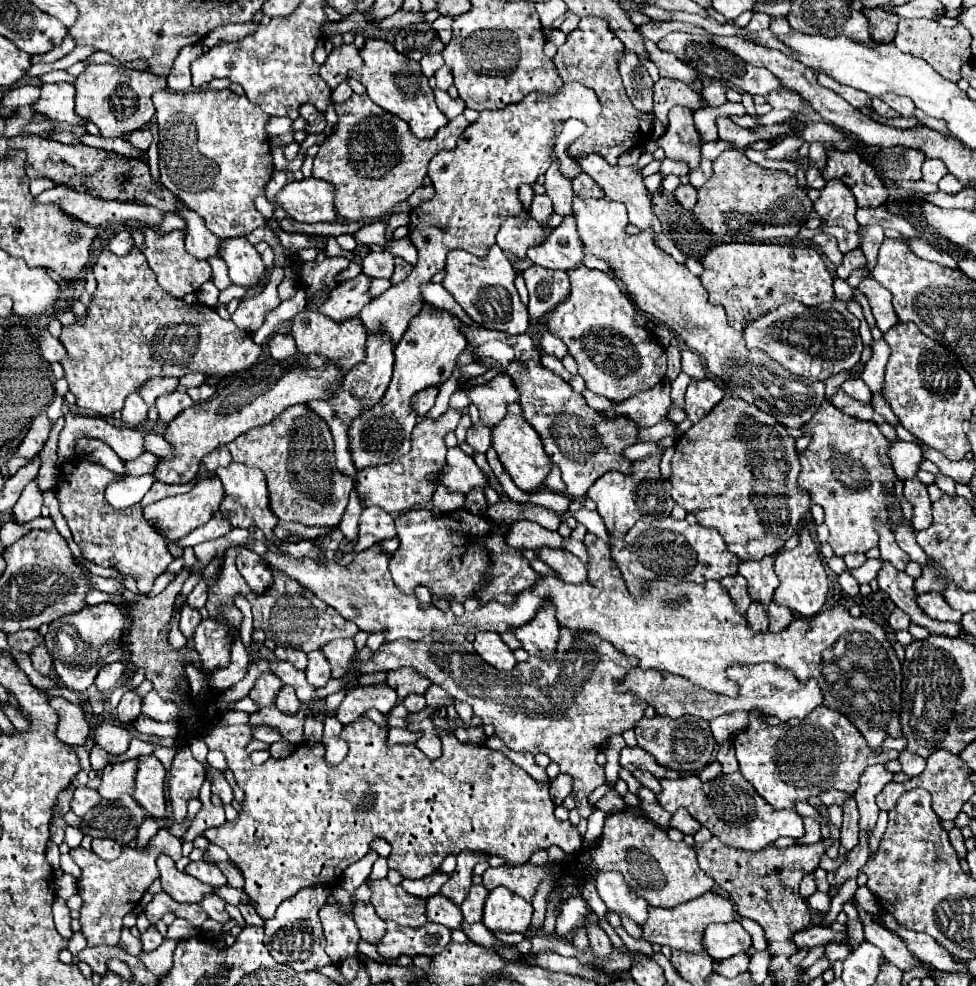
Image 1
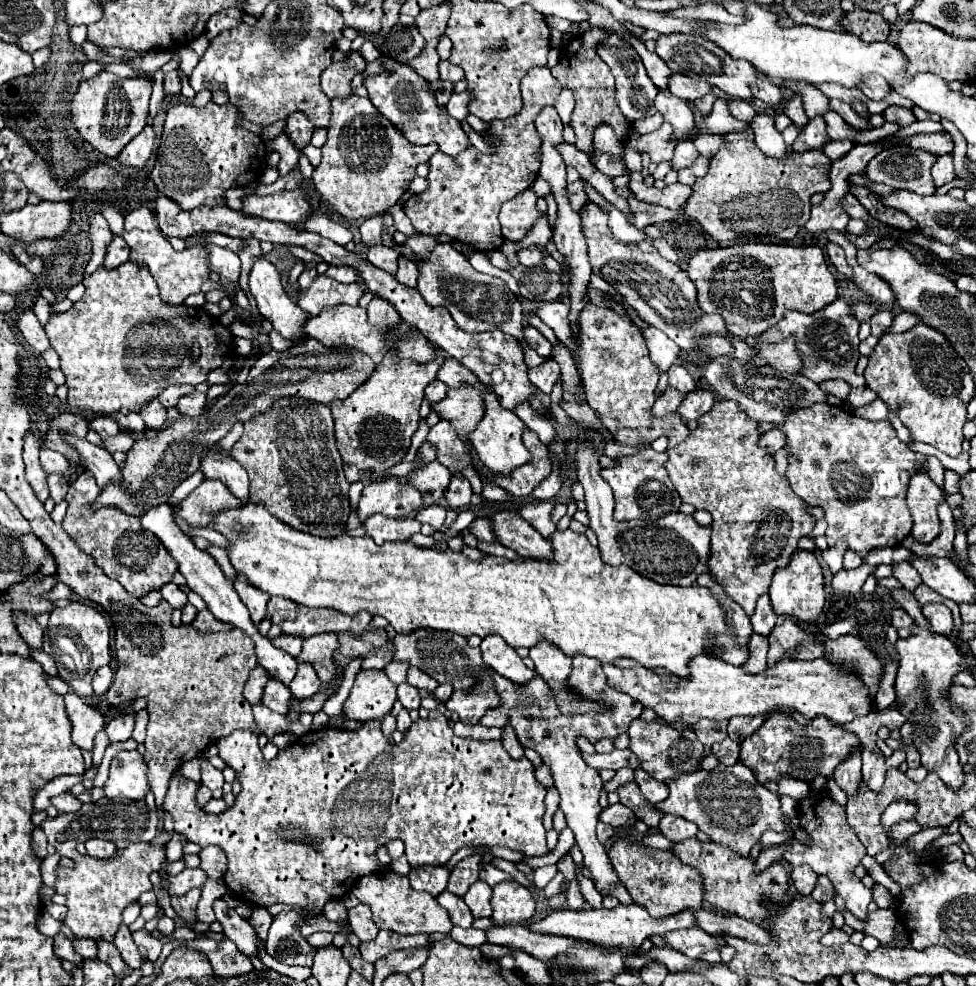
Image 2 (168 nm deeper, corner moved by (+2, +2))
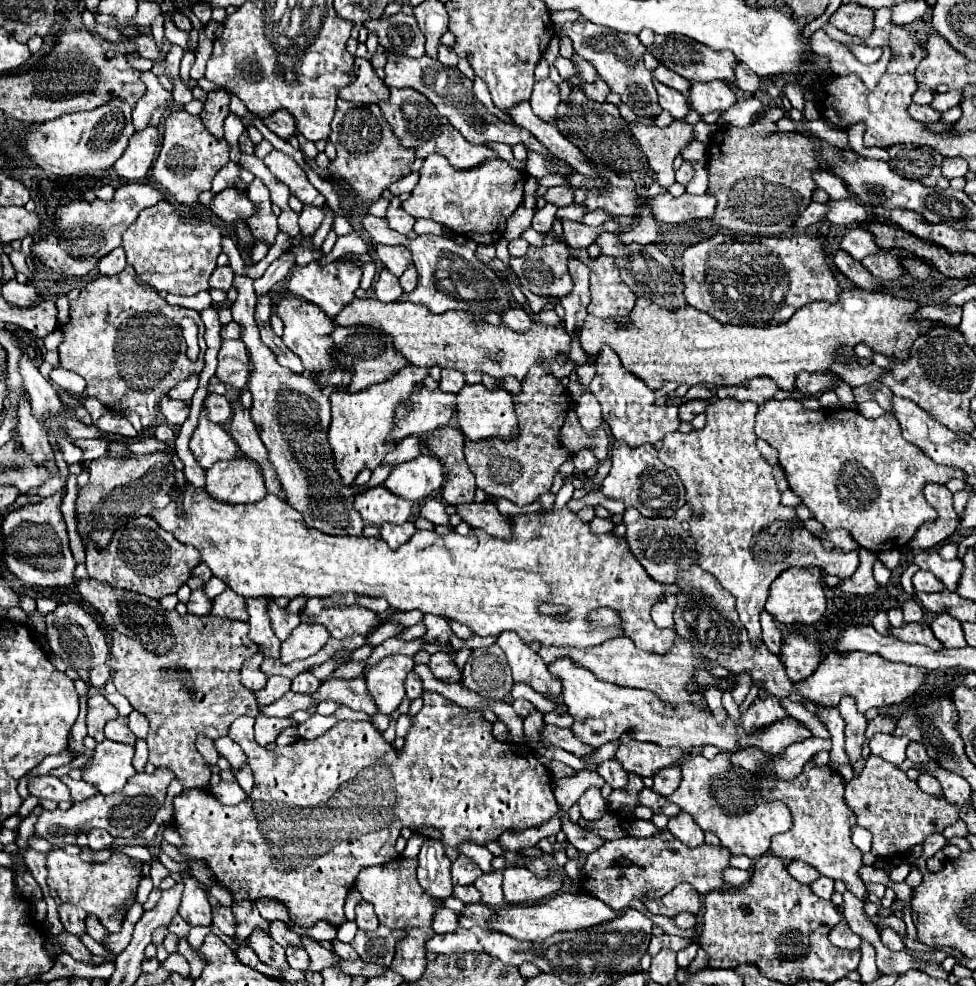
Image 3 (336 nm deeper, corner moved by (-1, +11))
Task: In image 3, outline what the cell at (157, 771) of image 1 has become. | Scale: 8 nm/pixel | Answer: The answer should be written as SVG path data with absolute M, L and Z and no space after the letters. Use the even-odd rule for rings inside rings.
M103 740L95 746L93 758L87 762L85 770L73 768L69 776L93 784L101 794L113 794L123 790L127 780L135 774L133 754L135 748L131 744Z

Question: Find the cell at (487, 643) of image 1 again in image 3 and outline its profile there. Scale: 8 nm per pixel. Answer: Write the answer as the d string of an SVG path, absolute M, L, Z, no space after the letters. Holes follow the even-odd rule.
M515 632L499 634L497 646L505 652L517 684L523 682L543 696L561 696L561 682L547 672L547 664Z

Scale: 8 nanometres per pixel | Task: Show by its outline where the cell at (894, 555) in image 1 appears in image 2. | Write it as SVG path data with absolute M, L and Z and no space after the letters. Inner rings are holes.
M902 561L902 563L894 565L892 569L894 569L894 577L902 583L902 587L908 587L908 591L914 591L918 585L922 585L920 575L916 575L916 569L910 563Z

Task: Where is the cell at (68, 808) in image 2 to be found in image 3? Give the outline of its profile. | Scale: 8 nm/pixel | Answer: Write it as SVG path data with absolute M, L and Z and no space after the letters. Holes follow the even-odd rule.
M37 776L37 778L31 778L29 780L29 792L33 796L37 796L39 800L55 800L55 802L61 802L61 800L71 800L71 792L67 788L65 782L61 782L59 778L53 778L53 776Z

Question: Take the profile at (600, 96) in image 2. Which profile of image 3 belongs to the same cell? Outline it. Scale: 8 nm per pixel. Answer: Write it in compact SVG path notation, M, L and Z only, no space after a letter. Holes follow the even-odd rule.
M575 74L575 76L567 78L567 82L569 82L571 88L575 86L575 88L579 88L583 94L587 94L587 98L593 100L593 102L607 102L607 94L611 92L609 86L601 80L601 76L597 76L595 82L587 82L587 80L583 80L579 74Z

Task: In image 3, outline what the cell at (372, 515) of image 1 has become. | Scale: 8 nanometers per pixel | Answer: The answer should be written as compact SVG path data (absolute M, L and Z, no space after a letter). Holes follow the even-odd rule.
M385 522L381 526L381 538L389 544L389 548L399 548L399 544L407 542L411 538L411 534L415 532L415 524L413 522L403 522L403 524L389 524Z

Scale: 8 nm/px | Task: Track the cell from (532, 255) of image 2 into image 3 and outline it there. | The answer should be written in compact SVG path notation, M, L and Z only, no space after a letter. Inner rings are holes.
M523 238L509 242L509 254L511 256L523 256L523 254L527 254L527 250L529 250L529 242Z

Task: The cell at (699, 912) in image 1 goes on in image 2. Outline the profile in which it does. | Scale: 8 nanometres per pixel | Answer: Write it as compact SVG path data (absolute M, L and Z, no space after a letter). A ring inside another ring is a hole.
M636 903L632 905L616 905L614 909L580 909L580 911L572 911L572 909L556 909L552 911L546 919L536 921L536 923L528 923L526 925L530 931L534 933L542 933L542 935L558 935L558 937L570 937L576 941L586 941L592 945L616 945L616 947L640 947L644 943L646 937L650 935L666 935L668 931L674 929L686 929L686 927L694 927L694 917L692 911L682 911L678 915L672 917L664 917L664 919L654 919L648 915L648 911Z

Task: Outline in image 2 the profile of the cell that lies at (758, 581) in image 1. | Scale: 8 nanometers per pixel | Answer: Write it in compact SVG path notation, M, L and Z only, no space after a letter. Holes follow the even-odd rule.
M762 595L762 597L758 599L756 611L754 611L754 615L752 615L750 619L752 619L754 631L756 631L758 635L768 637L768 635L772 633L772 627L778 623L778 617L776 617L776 613L774 613L772 607L770 607L768 595Z

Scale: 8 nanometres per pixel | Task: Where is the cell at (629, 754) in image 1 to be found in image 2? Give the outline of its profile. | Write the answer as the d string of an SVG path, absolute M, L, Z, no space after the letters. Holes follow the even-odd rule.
M614 749L610 753L594 753L594 755L588 755L588 753L582 753L584 755L584 761L590 765L590 767L596 767L596 769L612 769L612 771L618 771L622 767L632 767L632 769L638 769L638 759L632 755L630 749Z

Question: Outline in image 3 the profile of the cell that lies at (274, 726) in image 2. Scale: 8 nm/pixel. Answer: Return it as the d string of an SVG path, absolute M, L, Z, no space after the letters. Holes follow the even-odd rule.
M259 712L255 718L255 740L261 746L271 744L275 742L279 732L289 726L297 726L297 722L291 718L275 718L275 716L265 716L263 712Z

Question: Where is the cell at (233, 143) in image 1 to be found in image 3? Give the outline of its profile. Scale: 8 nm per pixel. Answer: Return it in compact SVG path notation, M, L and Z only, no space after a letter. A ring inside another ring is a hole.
M185 110L171 112L165 120L163 146L153 166L153 178L173 196L175 202L193 206L201 192L211 190L211 180L217 170L229 162L229 148L231 146L225 138L217 140L211 132L207 132L201 116L193 116Z

